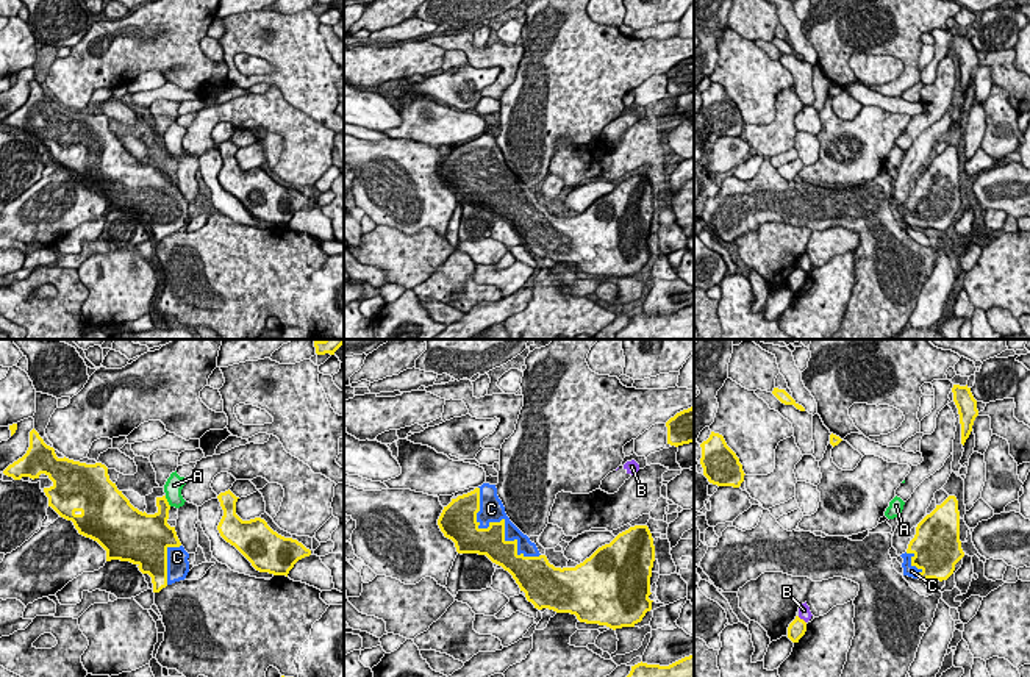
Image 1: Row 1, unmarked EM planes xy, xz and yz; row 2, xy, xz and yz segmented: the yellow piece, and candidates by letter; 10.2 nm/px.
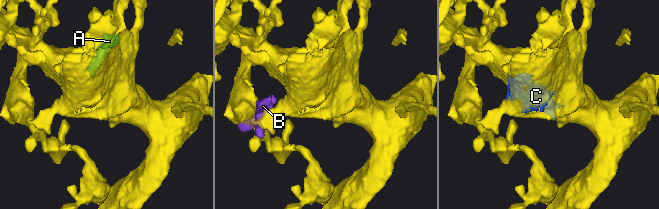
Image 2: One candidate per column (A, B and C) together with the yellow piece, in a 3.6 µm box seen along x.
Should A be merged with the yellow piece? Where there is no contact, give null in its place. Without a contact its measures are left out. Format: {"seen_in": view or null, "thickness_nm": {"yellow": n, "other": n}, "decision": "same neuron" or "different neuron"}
{"seen_in": "xy", "thickness_nm": {"yellow": 200, "other": 190}, "decision": "same neuron"}

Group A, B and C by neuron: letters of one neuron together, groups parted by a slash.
A C / B

